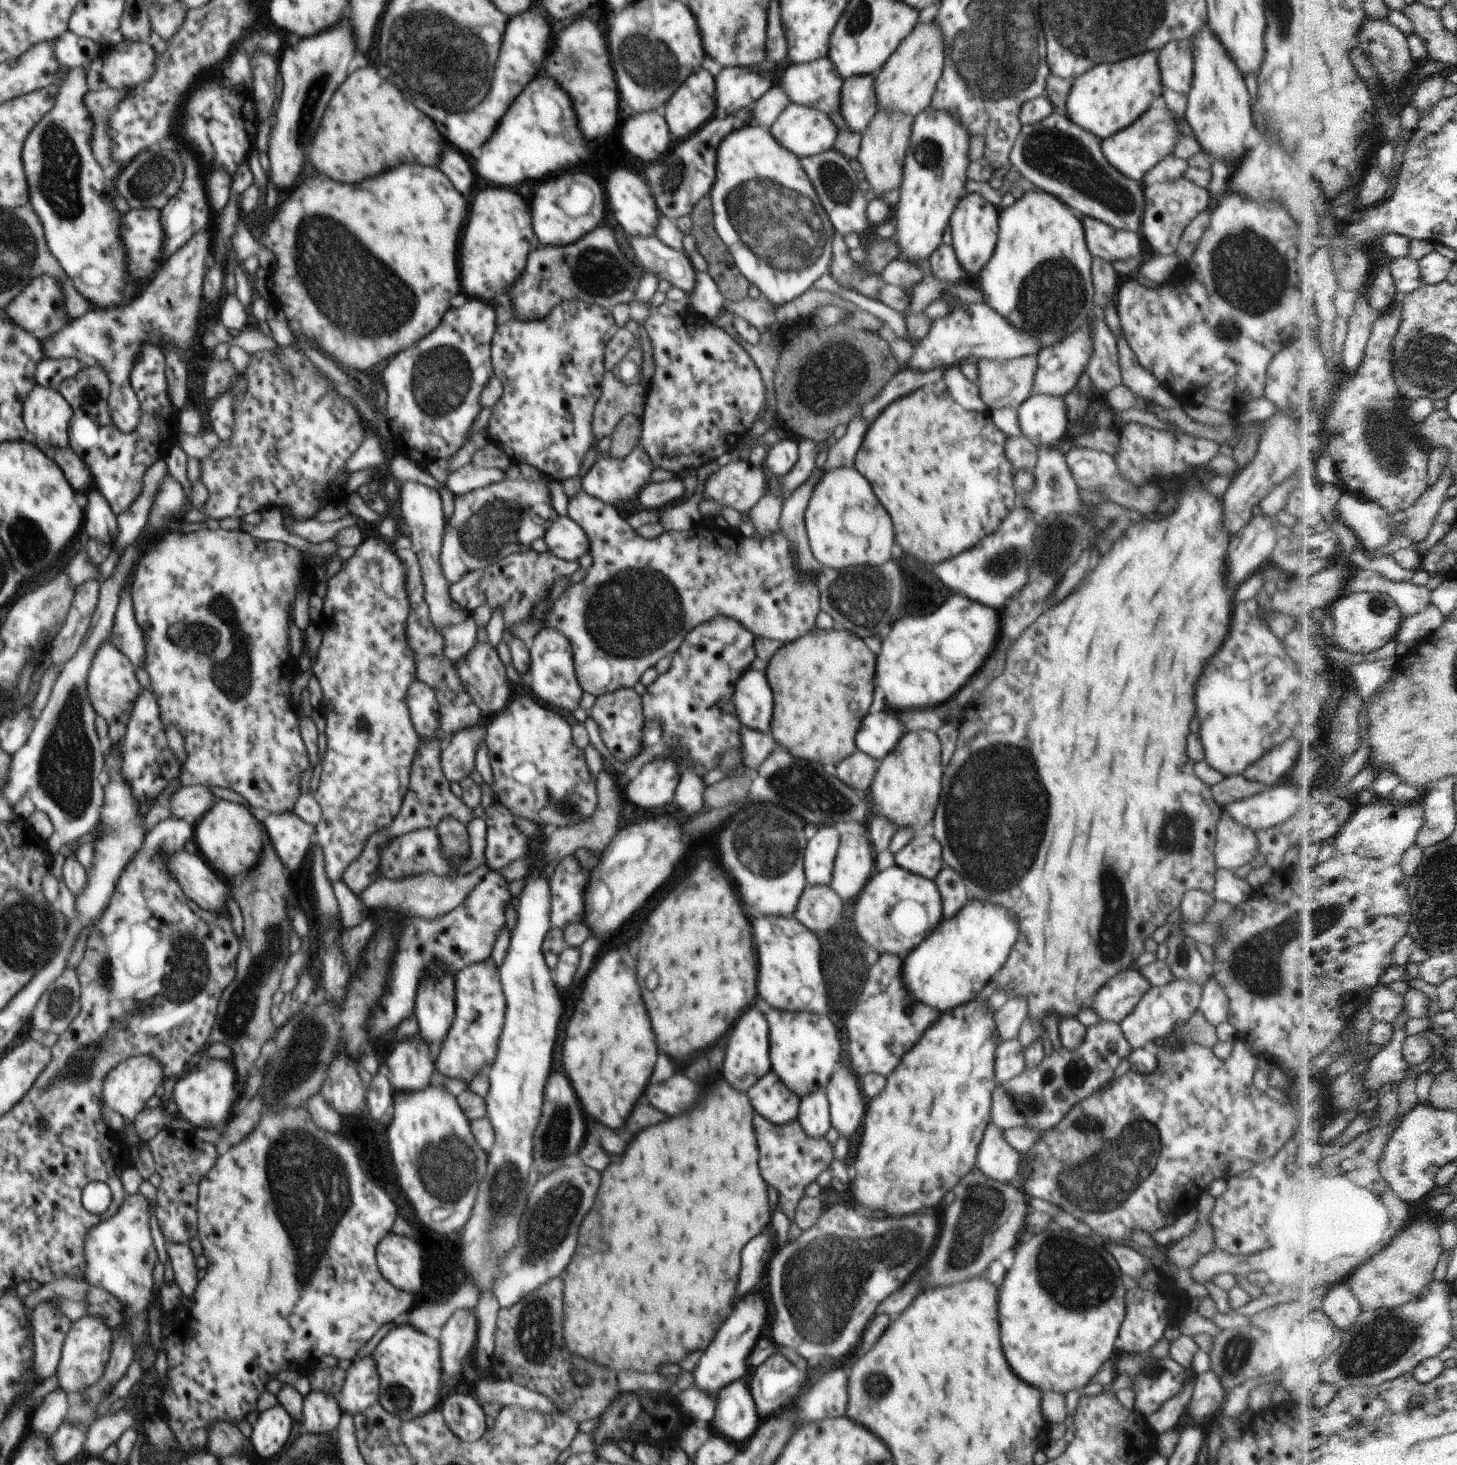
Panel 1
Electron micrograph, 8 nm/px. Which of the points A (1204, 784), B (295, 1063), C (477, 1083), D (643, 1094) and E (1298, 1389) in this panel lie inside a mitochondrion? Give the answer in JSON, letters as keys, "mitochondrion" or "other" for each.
{"A":"other","B":"mitochondrion","C":"other","D":"other","E":"other"}

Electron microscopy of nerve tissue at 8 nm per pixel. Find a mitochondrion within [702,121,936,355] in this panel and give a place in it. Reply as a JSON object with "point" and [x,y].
{"point":[778,224]}

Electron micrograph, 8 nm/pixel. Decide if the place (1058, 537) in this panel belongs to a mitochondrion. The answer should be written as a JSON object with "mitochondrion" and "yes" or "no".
{"mitochondrion":"yes"}

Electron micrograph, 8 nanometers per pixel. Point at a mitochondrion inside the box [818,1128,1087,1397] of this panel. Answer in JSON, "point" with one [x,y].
{"point":[982,1206]}

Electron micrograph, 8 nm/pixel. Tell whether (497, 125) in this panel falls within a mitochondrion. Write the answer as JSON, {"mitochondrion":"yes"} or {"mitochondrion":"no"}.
{"mitochondrion":"no"}

